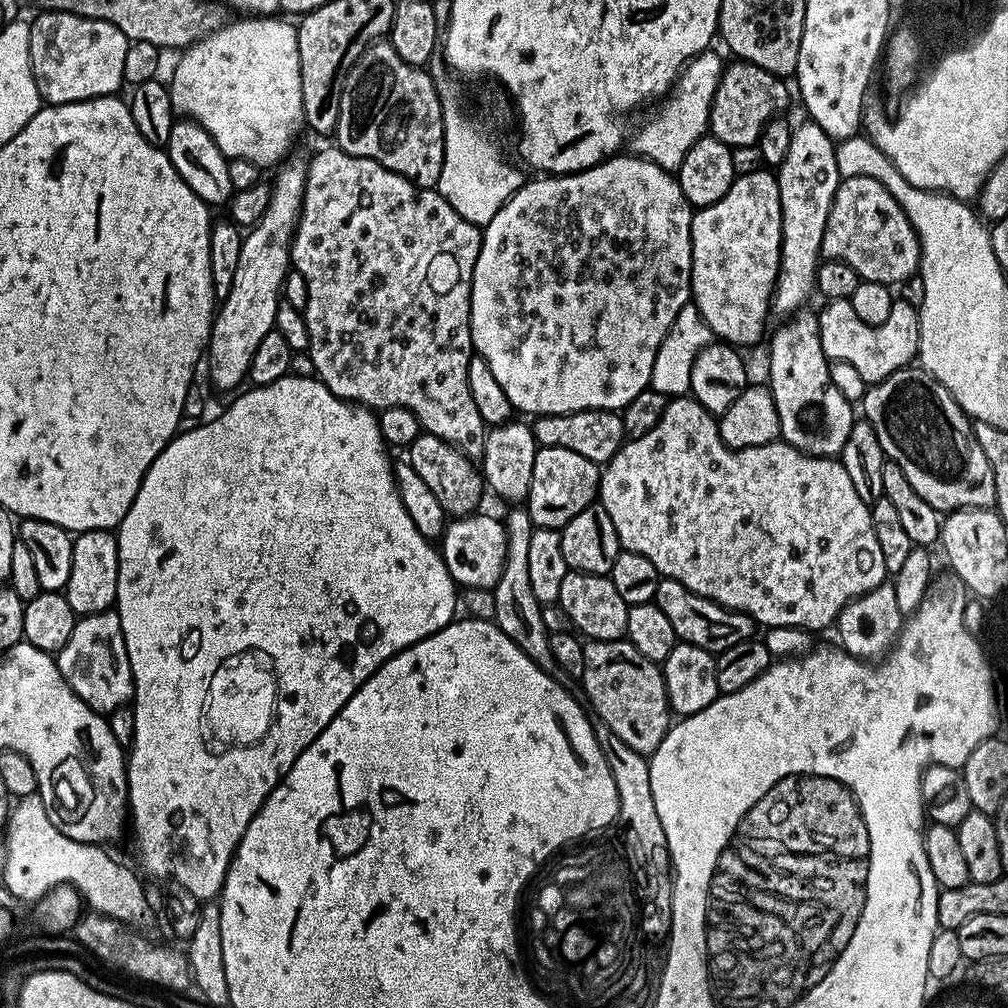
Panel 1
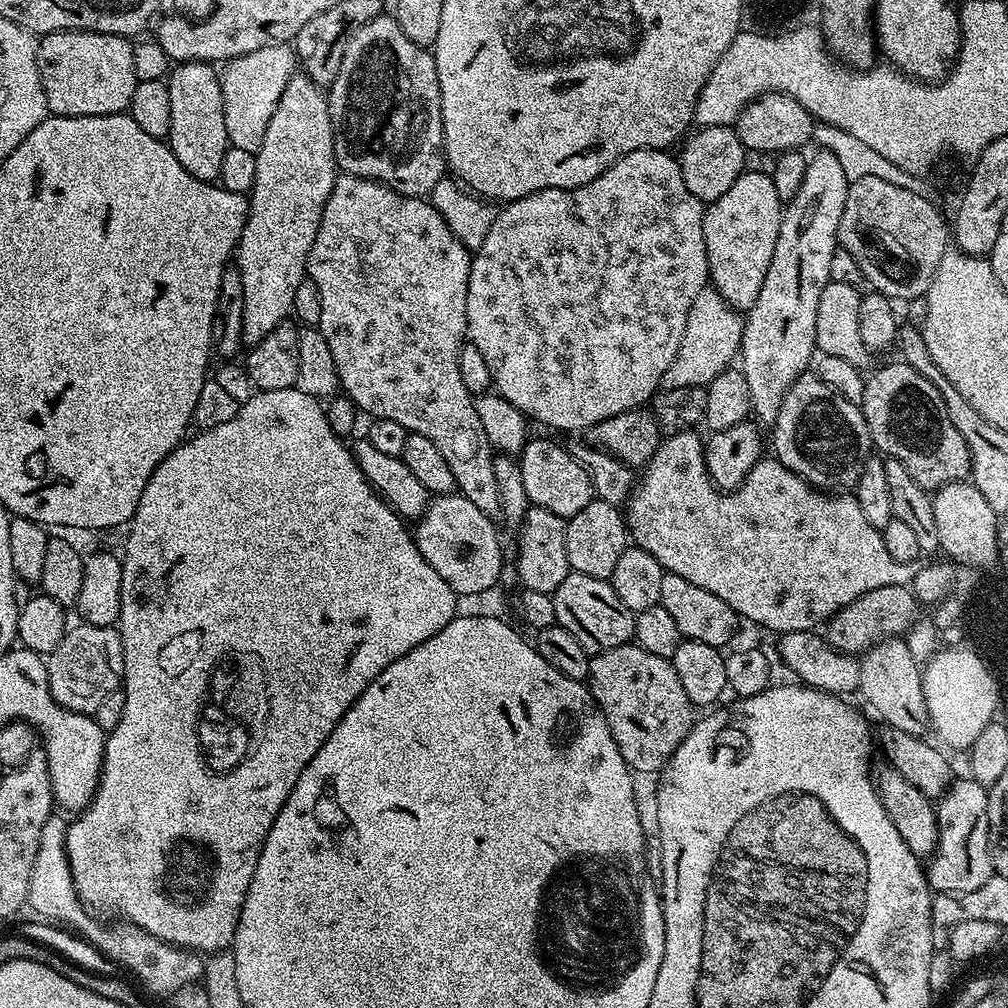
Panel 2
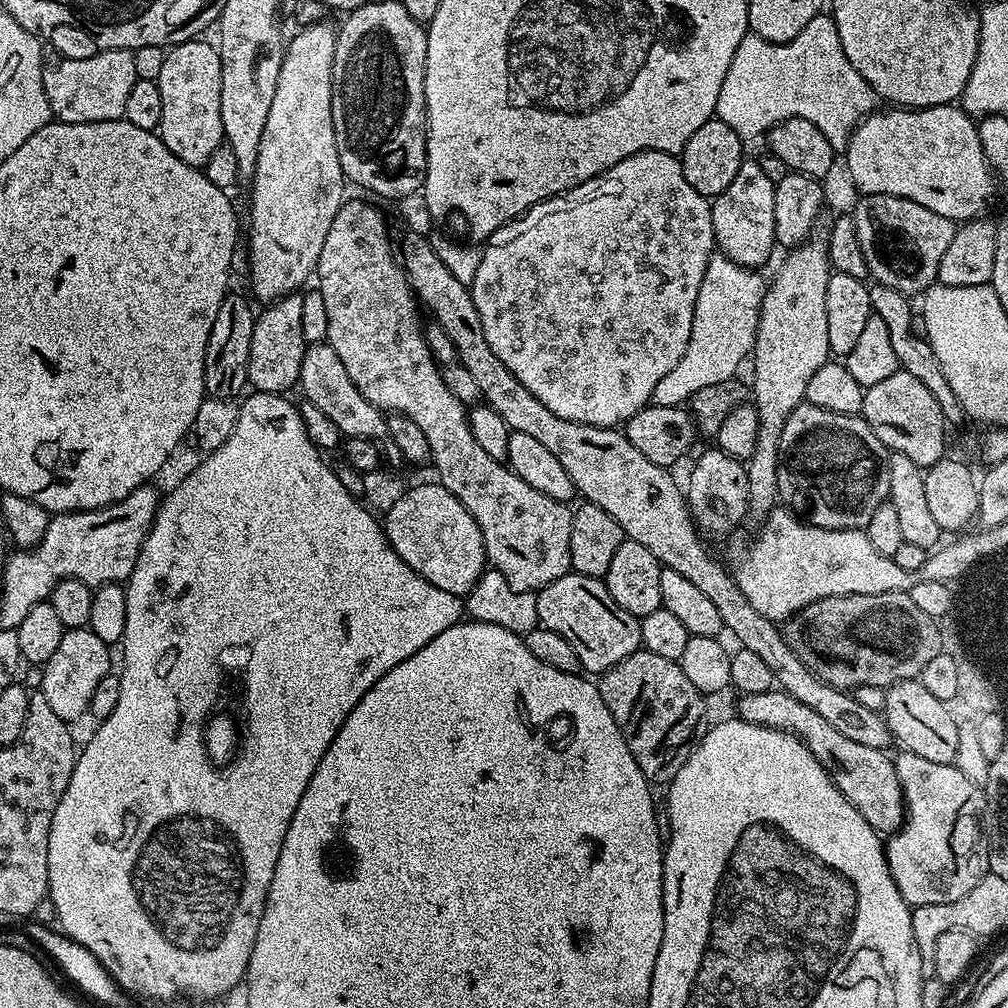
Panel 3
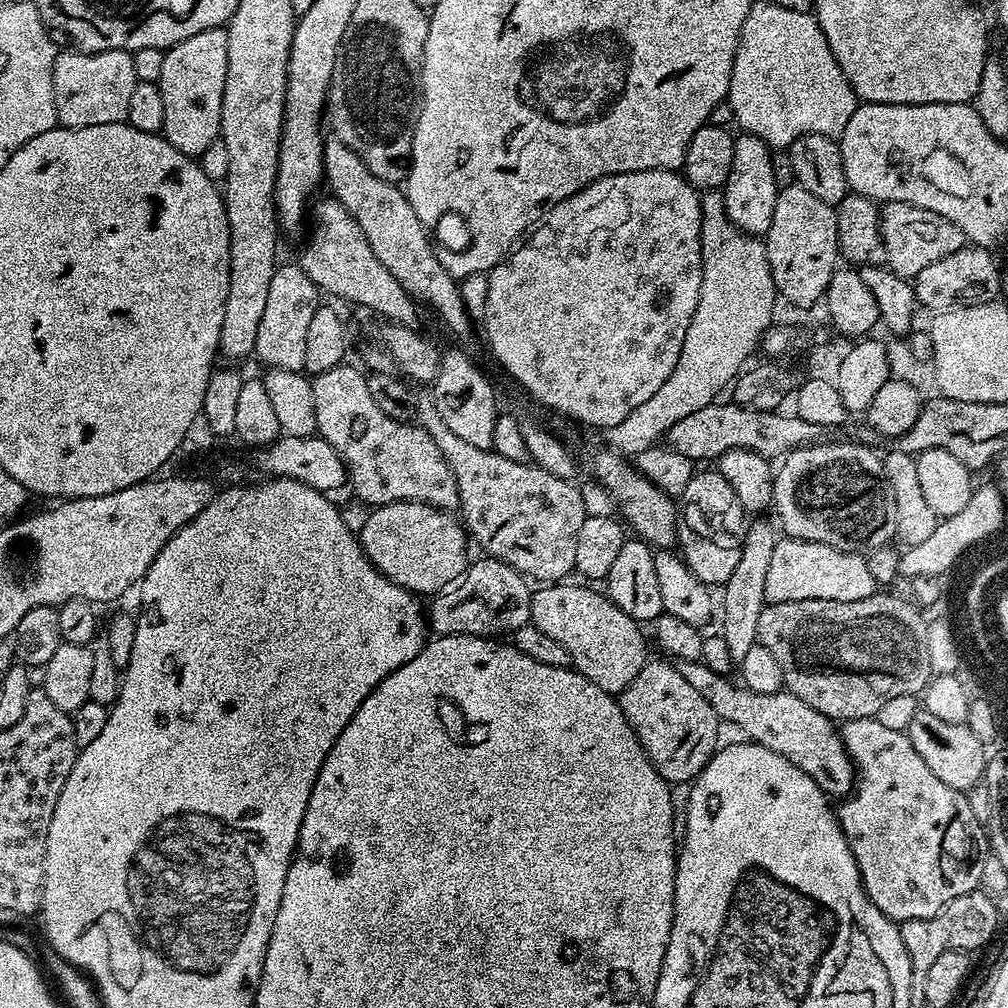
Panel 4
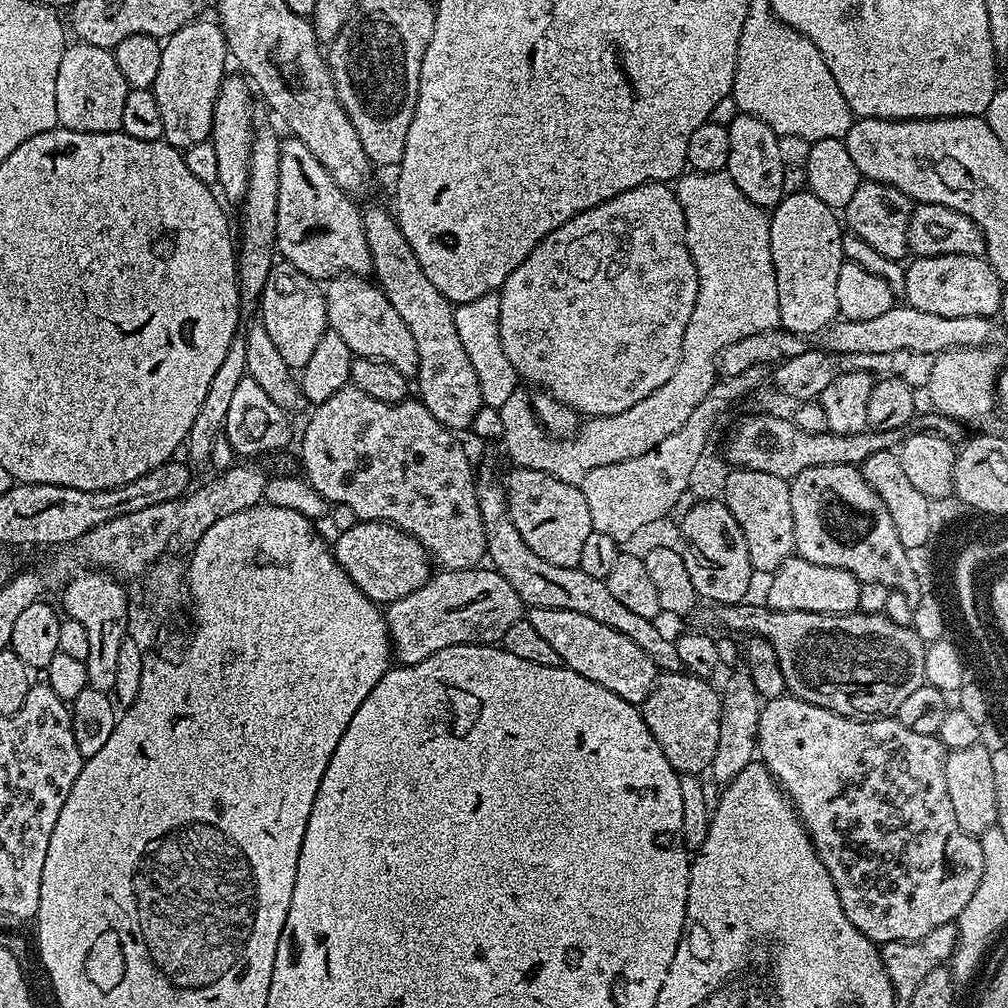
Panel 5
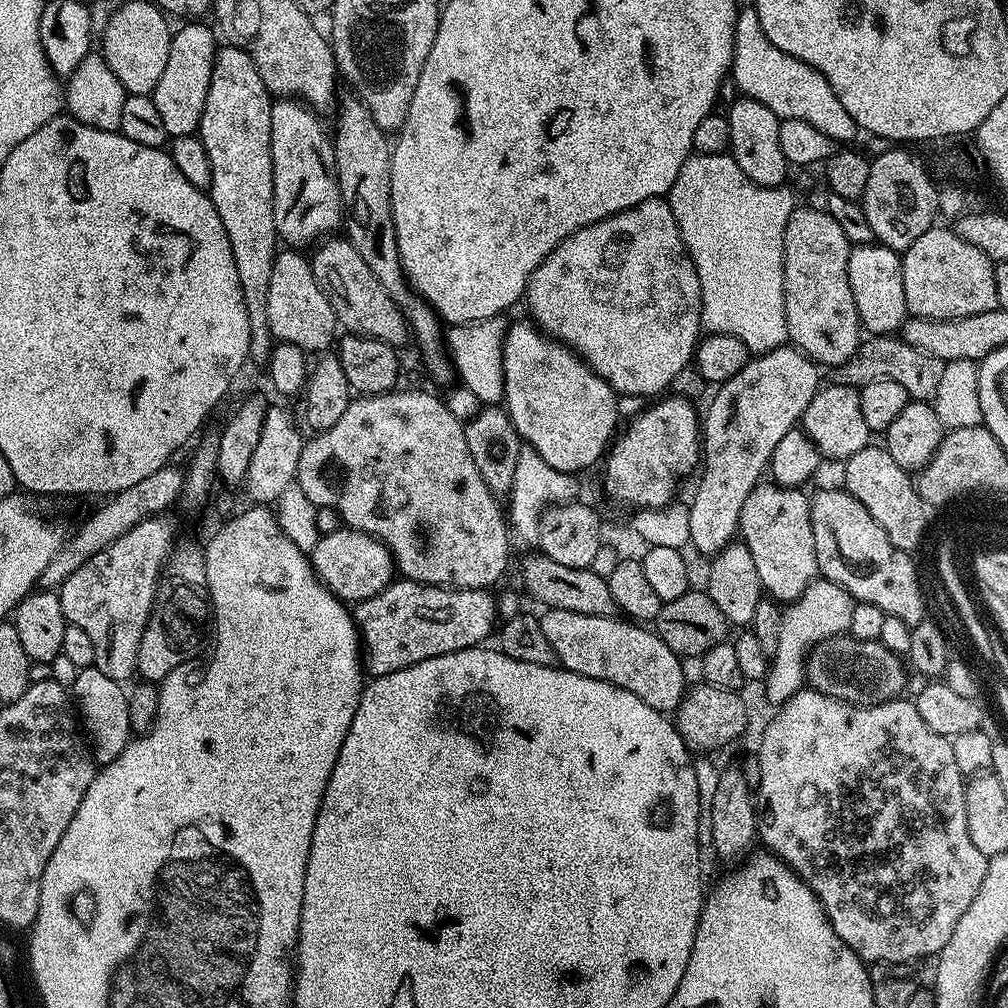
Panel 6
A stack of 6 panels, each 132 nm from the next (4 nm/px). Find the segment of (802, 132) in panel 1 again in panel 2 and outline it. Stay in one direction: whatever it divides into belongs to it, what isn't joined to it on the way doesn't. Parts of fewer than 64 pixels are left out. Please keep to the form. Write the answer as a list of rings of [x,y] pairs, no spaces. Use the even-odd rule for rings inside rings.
[[[816,150],[816,153],[808,156],[802,186],[798,186],[798,194],[794,194],[794,198],[787,201],[783,209],[778,242],[774,242],[774,258],[770,258],[770,270],[766,270],[766,278],[762,278],[762,290],[758,290],[754,306],[747,309],[743,317],[744,329],[740,339],[738,367],[746,378],[746,390],[750,390],[751,415],[761,425],[775,424],[778,410],[782,410],[782,398],[786,398],[786,390],[790,390],[792,383],[802,373],[809,371],[817,355],[814,326],[818,322],[818,297],[822,295],[822,290],[830,280],[830,257],[838,246],[838,222],[842,222],[842,210],[846,206],[849,183],[834,154]]]

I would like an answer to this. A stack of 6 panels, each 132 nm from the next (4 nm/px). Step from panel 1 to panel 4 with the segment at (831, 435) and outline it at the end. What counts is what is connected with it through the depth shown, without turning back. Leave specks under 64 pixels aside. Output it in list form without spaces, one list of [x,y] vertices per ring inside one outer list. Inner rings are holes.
[[[832,440],[829,444],[825,442],[813,442],[804,445],[802,448],[795,448],[787,456],[779,461],[774,472],[772,482],[772,502],[771,507],[776,508],[775,519],[780,519],[779,527],[784,527],[783,535],[794,540],[809,540],[810,542],[822,542],[826,546],[834,546],[843,552],[854,552],[857,554],[867,554],[873,552],[875,548],[883,548],[896,535],[896,523],[894,522],[894,494],[890,490],[888,480],[884,477],[884,461],[879,455],[875,456],[864,444],[851,444],[848,440]]]

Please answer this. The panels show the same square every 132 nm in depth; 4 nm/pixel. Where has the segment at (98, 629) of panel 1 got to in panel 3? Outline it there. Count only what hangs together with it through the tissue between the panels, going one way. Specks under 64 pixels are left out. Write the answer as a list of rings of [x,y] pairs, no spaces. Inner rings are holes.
[[[89,627],[65,631],[62,642],[58,642],[58,650],[54,650],[52,657],[42,665],[44,677],[38,684],[39,691],[43,692],[58,718],[75,722],[80,715],[88,712],[88,703],[90,698],[94,698],[98,682],[113,671],[112,656],[108,652],[111,652],[110,645],[102,642],[102,638],[98,638],[98,634],[94,634]]]

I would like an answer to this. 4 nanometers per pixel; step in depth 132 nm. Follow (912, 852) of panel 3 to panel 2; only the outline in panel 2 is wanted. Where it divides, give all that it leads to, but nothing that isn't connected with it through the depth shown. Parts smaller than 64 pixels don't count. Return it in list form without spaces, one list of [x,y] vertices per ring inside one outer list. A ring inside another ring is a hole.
[[[971,778],[957,779],[935,809],[937,846],[926,864],[928,887],[933,893],[952,892],[955,896],[978,890],[994,874],[988,845],[988,788]]]

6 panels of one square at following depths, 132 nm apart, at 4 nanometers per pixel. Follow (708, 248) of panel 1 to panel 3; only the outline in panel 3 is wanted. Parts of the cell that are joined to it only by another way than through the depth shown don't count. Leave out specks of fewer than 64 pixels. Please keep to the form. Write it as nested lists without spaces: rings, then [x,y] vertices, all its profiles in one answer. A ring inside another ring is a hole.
[[[745,159],[734,182],[711,201],[714,238],[719,251],[744,268],[759,269],[772,256],[777,247],[774,234],[774,190],[776,185],[763,173],[755,159]]]

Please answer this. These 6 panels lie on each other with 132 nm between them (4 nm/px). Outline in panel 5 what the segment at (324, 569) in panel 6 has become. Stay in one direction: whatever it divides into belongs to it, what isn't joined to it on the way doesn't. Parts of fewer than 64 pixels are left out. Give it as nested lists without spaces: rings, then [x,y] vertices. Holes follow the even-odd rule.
[[[387,520],[352,522],[352,525],[337,538],[336,544],[334,540],[334,555],[342,570],[346,570],[348,577],[358,586],[358,590],[362,590],[366,598],[381,606],[398,602],[398,598],[406,598],[406,594],[414,594],[414,590],[421,588],[430,575],[430,557],[427,550],[417,542],[416,537],[404,532],[397,524],[388,523]]]

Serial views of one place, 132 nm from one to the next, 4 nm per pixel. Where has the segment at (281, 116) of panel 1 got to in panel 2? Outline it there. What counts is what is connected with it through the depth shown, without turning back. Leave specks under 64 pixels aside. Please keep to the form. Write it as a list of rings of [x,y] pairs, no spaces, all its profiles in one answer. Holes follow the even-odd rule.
[[[271,44],[245,56],[236,56],[223,68],[220,90],[224,99],[228,143],[231,147],[255,153],[262,146],[266,126],[270,126],[270,118],[278,106],[278,98],[282,98],[282,90],[286,90],[286,82],[290,82],[297,71],[295,51],[288,44]]]

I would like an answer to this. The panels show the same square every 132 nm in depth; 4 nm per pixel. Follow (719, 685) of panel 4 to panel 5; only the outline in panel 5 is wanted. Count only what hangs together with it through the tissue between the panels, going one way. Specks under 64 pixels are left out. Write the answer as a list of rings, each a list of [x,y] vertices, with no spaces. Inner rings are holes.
[[[484,464],[481,468],[479,465],[475,478],[478,506],[484,528],[488,532],[487,559],[491,567],[495,568],[498,574],[502,574],[502,578],[506,578],[510,586],[514,586],[522,603],[528,608],[557,608],[586,614],[594,618],[594,622],[602,622],[626,634],[626,638],[638,642],[638,646],[646,650],[646,654],[650,654],[657,669],[664,672],[681,671],[675,639],[671,635],[668,637],[659,628],[656,620],[641,618],[626,606],[622,606],[622,602],[618,602],[618,598],[610,594],[607,580],[590,578],[590,574],[586,574],[579,566],[575,568],[554,566],[554,562],[546,562],[546,558],[540,558],[538,554],[534,554],[534,550],[530,550],[530,546],[522,542],[522,534],[518,534],[518,526],[514,526],[508,509],[508,489],[502,476],[499,476],[490,465]]]

